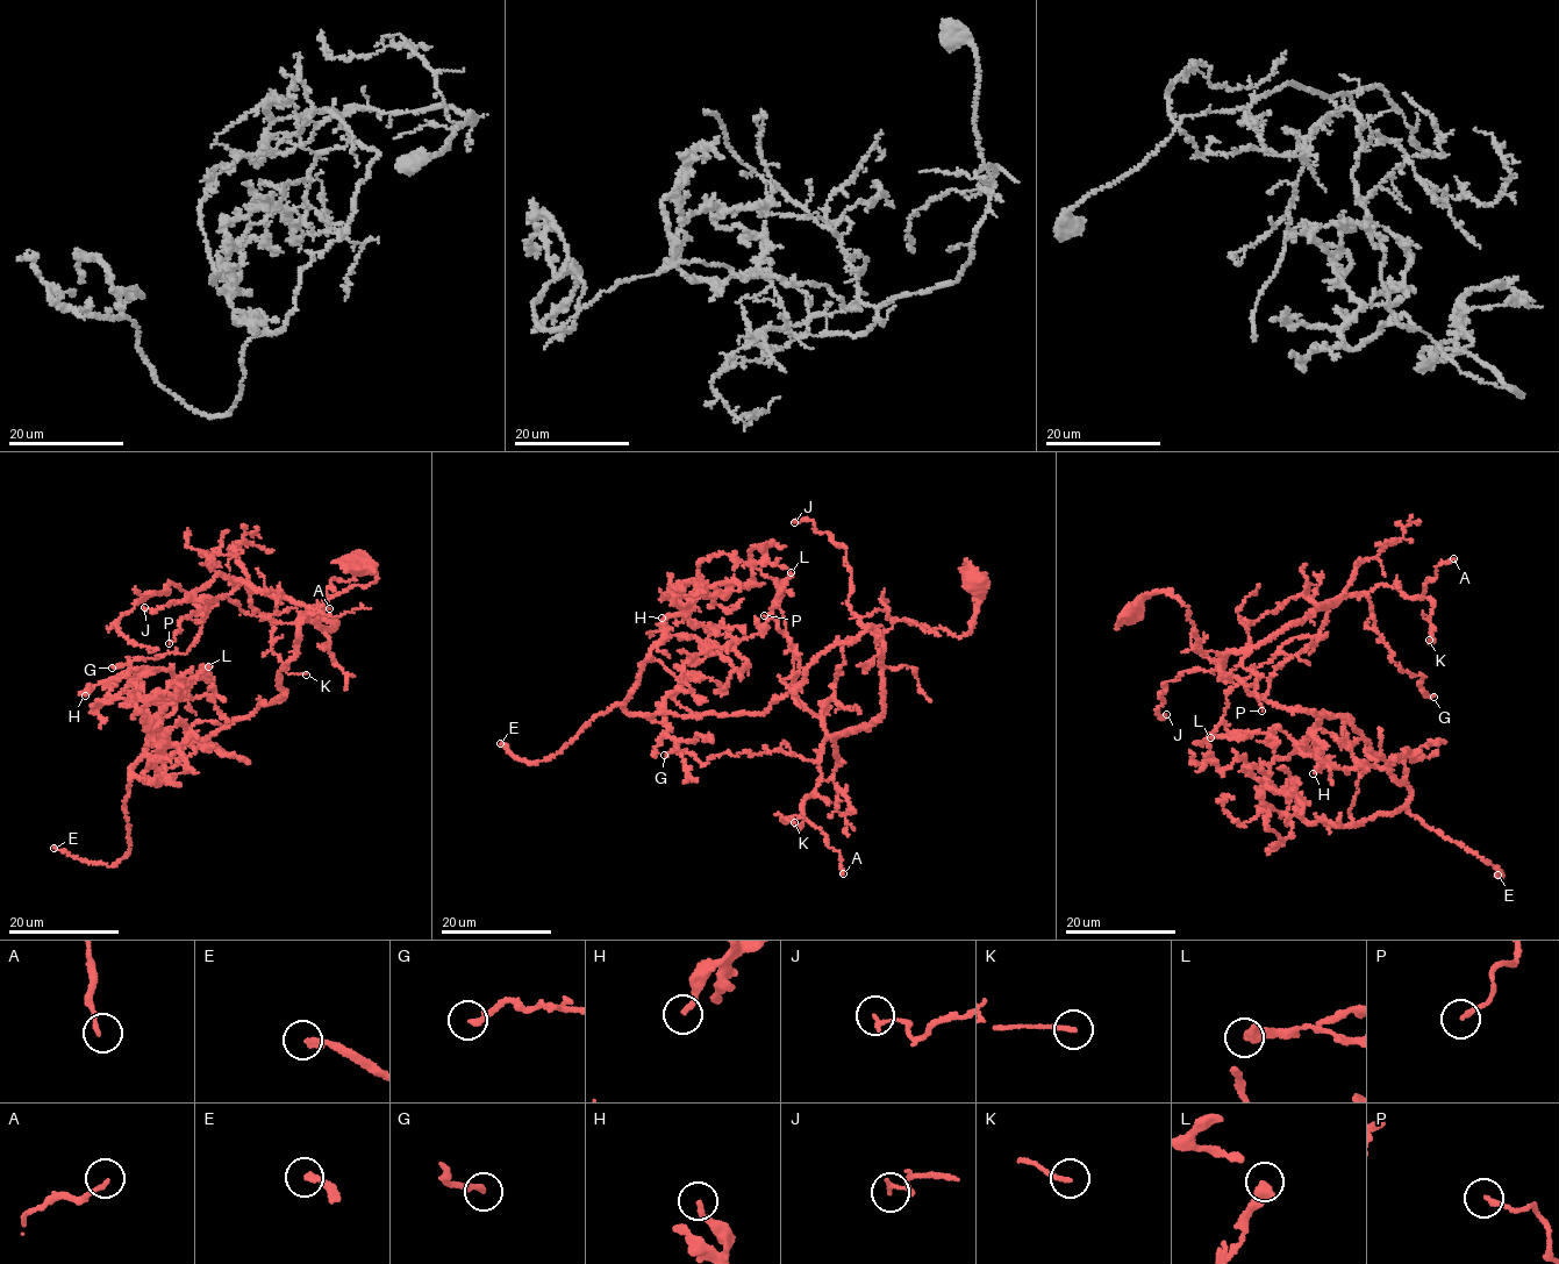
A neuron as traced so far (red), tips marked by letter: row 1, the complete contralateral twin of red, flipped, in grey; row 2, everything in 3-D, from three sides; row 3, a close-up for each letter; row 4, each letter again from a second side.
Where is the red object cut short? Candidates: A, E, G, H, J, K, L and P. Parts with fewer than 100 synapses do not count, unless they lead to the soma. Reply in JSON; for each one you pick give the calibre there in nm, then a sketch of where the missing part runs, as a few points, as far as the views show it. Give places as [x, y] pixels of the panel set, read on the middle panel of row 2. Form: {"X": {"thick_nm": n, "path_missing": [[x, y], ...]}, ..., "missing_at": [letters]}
{"E": {"thick_nm": 200}, "missing_at": ["E"]}

